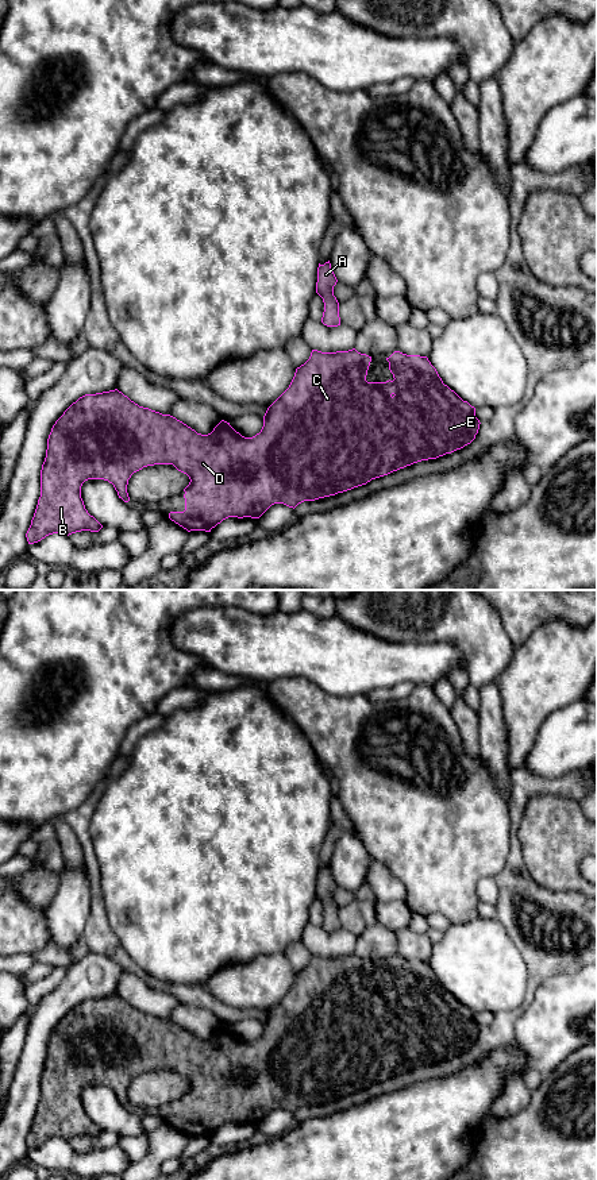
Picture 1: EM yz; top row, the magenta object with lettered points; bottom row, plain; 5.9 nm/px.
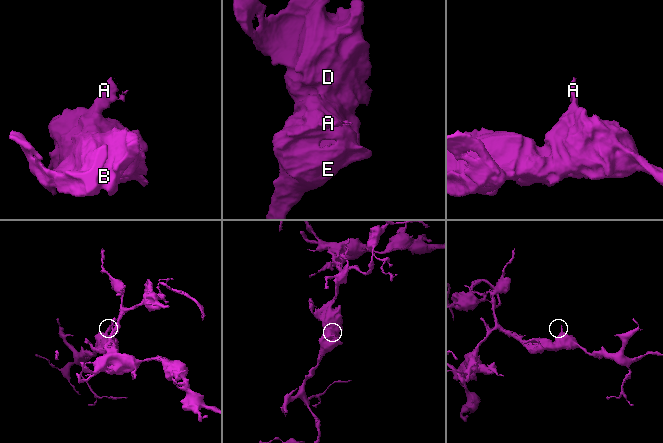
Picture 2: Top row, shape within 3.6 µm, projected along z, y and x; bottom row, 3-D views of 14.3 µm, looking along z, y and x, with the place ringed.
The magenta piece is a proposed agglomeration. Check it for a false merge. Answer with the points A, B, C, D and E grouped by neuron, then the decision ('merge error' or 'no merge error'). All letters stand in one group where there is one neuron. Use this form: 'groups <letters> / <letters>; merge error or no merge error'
groups A B C D E; no merge error

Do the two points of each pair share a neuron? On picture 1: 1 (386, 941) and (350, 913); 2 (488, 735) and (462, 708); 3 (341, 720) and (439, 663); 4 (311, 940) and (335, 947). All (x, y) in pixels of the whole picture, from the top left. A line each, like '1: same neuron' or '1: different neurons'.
1: same neuron
2: different neurons
3: different neurons
4: same neuron

